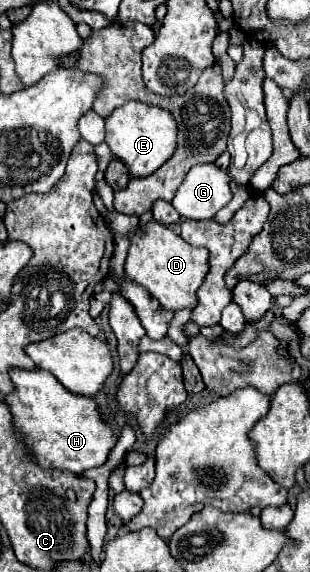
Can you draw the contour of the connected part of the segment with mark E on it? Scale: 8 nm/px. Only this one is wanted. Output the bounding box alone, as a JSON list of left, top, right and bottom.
[106,102,178,176]

